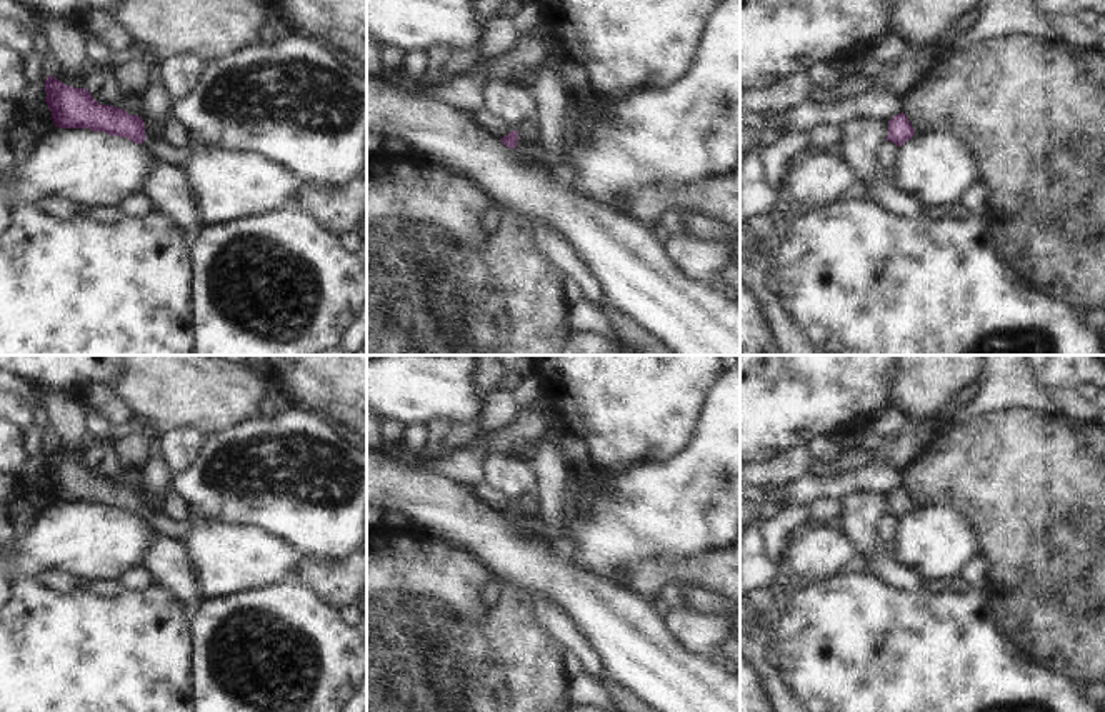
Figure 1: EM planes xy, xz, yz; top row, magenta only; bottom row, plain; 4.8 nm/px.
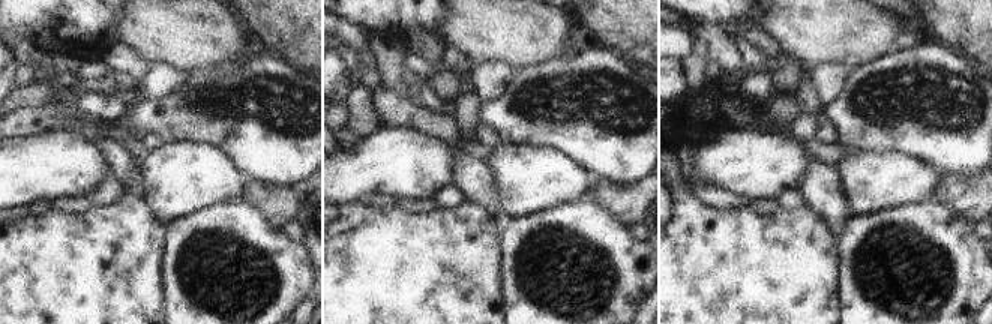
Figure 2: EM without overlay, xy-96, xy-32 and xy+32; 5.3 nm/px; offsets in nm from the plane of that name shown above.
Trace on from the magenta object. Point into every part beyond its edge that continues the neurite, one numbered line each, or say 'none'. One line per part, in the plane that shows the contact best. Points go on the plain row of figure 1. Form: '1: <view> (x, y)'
1: xz (525, 522).

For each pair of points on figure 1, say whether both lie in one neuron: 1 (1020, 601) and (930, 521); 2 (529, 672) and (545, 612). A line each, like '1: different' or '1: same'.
1: different
2: different

